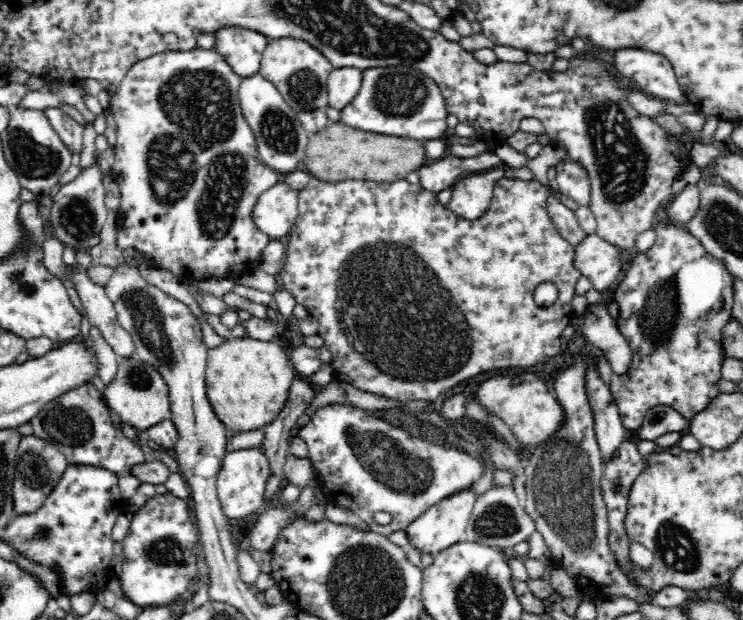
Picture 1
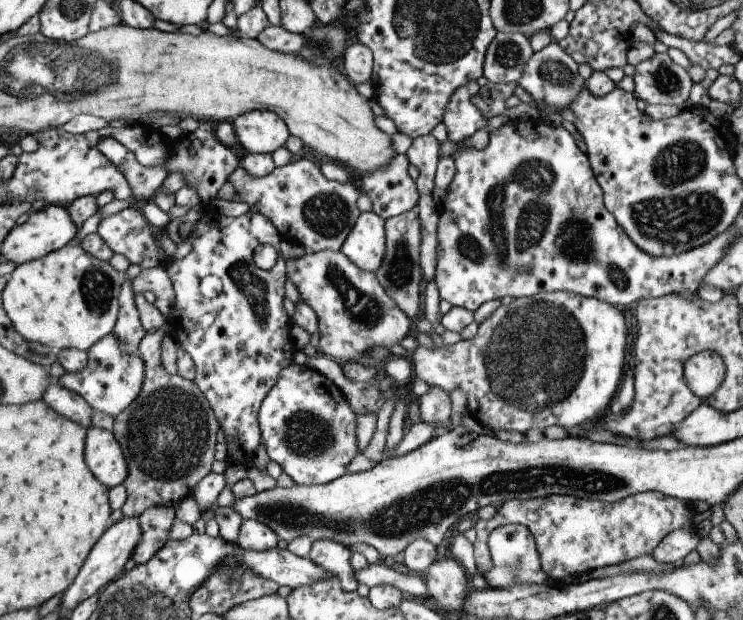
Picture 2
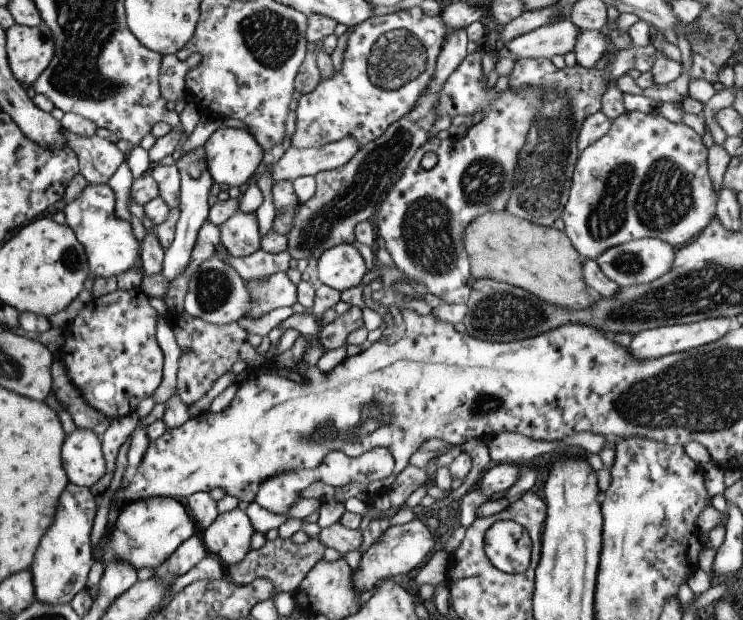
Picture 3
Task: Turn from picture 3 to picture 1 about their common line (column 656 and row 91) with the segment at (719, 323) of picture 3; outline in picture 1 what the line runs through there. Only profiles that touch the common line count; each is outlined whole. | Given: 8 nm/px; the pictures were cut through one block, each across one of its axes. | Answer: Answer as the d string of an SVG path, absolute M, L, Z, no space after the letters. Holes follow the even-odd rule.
M340 68L334 69L327 82L328 106L334 110L342 110L350 106L353 98L362 86L362 69Z

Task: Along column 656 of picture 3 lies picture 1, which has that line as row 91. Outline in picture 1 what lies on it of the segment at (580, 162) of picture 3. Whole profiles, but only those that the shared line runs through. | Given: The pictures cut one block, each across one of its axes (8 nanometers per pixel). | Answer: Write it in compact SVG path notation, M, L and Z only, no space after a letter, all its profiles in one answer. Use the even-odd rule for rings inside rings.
M196 46L192 50L166 51L139 61L130 68L122 83L110 95L108 114L112 115L117 126L117 138L113 146L115 160L110 174L118 183L121 194L121 219L116 233L117 245L122 250L135 248L140 254L143 254L144 262L173 272L183 282L193 283L210 276L226 276L228 279L234 270L240 272L248 262L259 260L264 247L271 241L271 238L254 224L252 214L260 194L280 182L281 177L265 162L262 162L260 153L257 151L257 141L253 130L241 111L238 94L241 80L238 74L230 69L226 58L222 58L215 48L206 50Z

